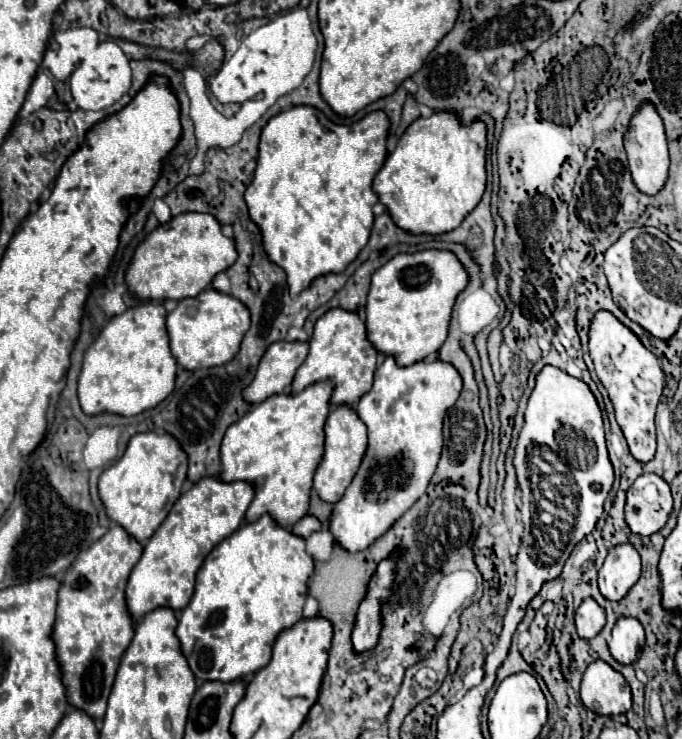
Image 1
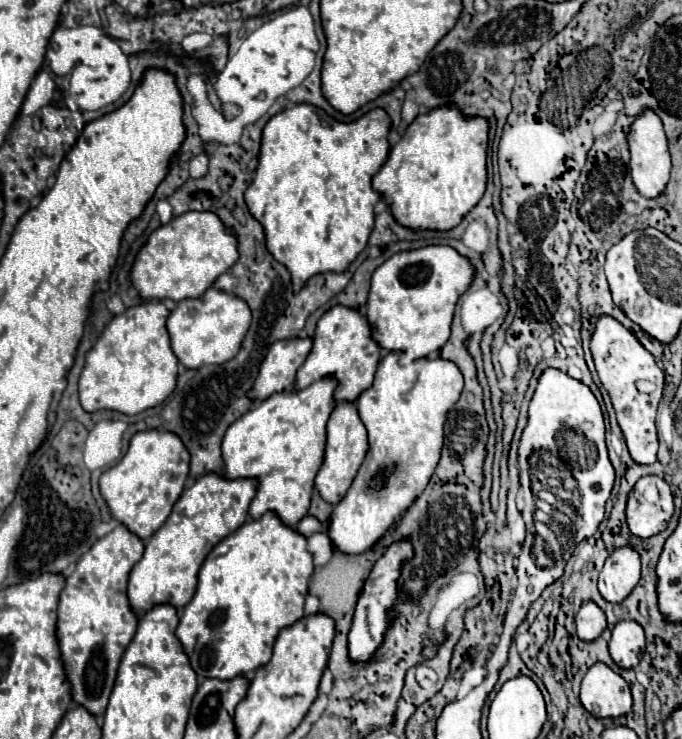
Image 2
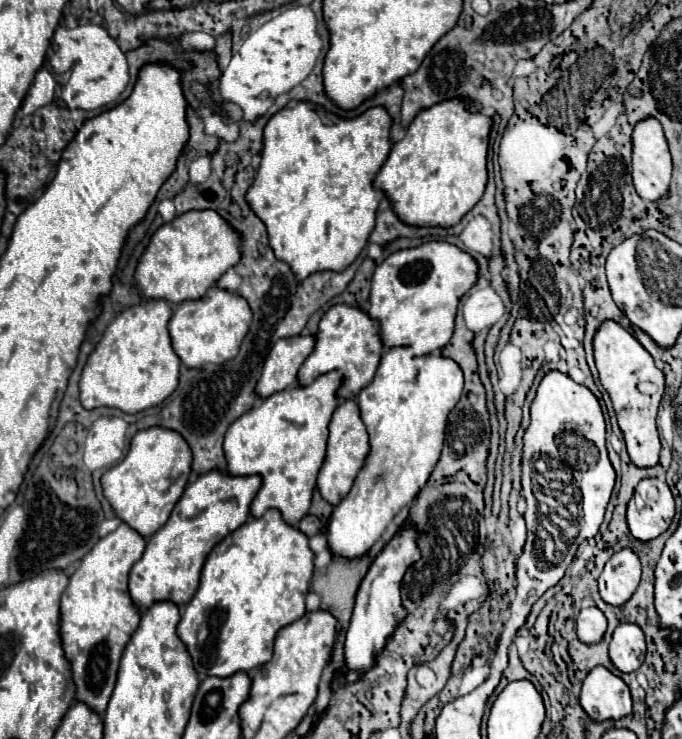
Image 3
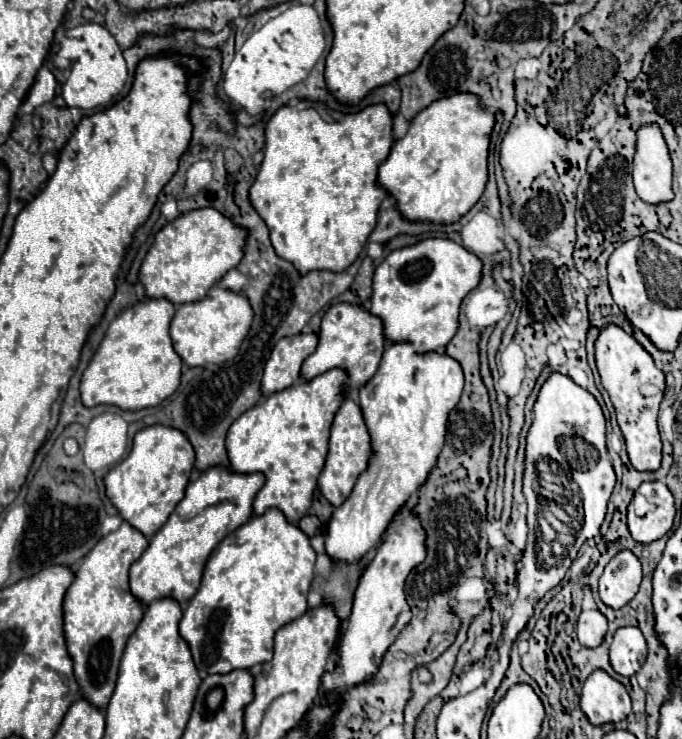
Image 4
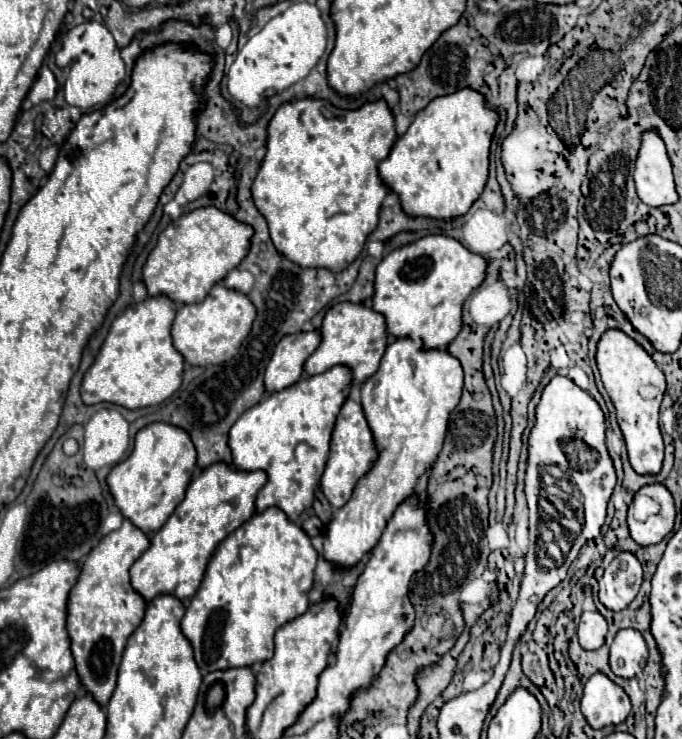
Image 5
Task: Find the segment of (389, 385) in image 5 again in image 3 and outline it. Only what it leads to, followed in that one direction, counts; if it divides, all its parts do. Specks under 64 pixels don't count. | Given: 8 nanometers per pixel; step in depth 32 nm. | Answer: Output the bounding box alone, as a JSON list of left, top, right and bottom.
[326,346,464,560]

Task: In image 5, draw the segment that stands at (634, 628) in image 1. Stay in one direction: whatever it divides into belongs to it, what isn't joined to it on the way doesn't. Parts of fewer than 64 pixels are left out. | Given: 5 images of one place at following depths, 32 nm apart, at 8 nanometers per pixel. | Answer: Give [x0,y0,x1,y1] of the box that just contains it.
[610,628,648,678]

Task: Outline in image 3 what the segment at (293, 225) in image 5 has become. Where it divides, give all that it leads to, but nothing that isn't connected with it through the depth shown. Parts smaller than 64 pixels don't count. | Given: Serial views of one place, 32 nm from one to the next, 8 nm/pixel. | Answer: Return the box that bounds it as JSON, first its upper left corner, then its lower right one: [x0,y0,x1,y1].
[248,102,392,280]

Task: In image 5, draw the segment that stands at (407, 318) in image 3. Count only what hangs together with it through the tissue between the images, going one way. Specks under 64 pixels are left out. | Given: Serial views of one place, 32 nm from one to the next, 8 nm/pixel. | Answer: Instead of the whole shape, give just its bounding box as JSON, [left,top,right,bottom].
[372,234,488,348]

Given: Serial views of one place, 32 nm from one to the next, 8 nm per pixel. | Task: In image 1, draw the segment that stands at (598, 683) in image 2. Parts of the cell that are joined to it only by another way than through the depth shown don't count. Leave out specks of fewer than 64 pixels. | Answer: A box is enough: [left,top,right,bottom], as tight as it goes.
[580,660,632,716]

